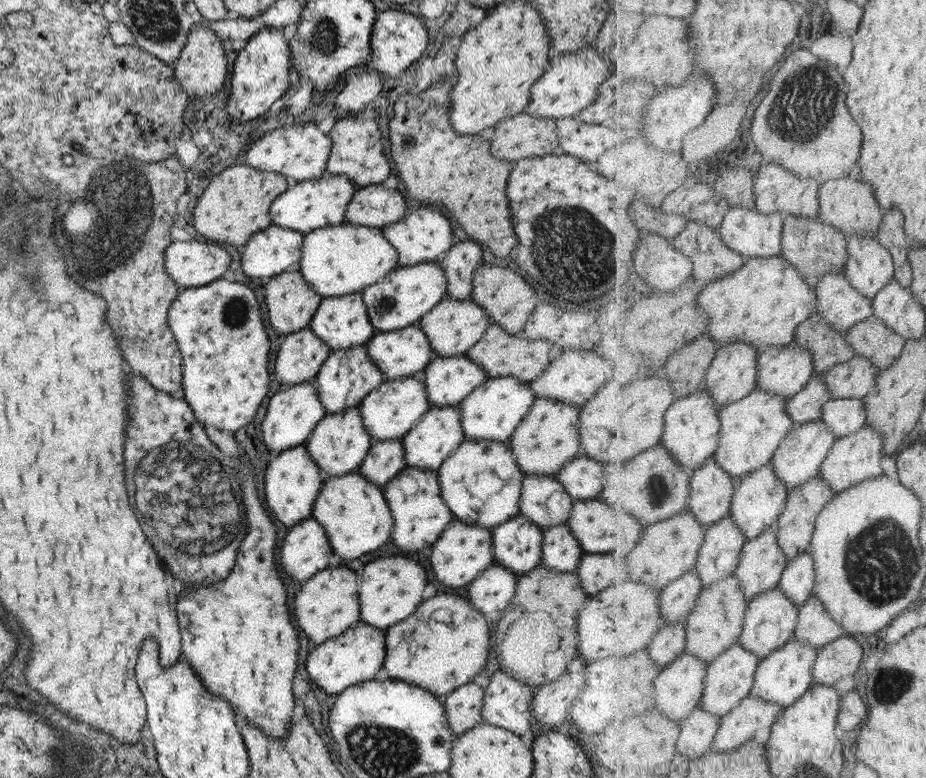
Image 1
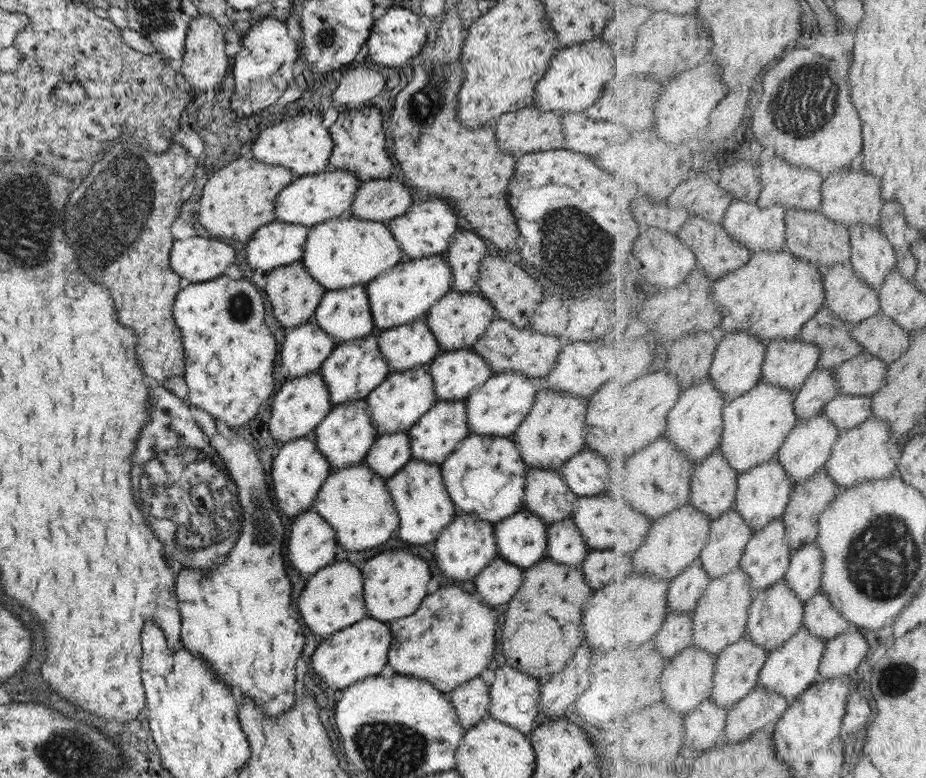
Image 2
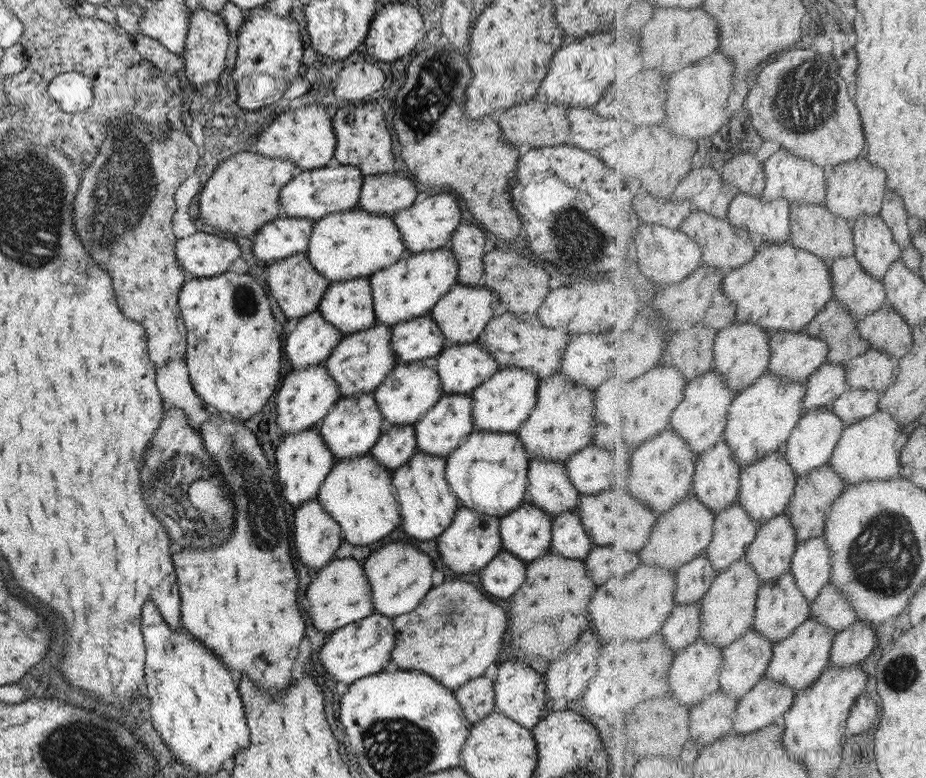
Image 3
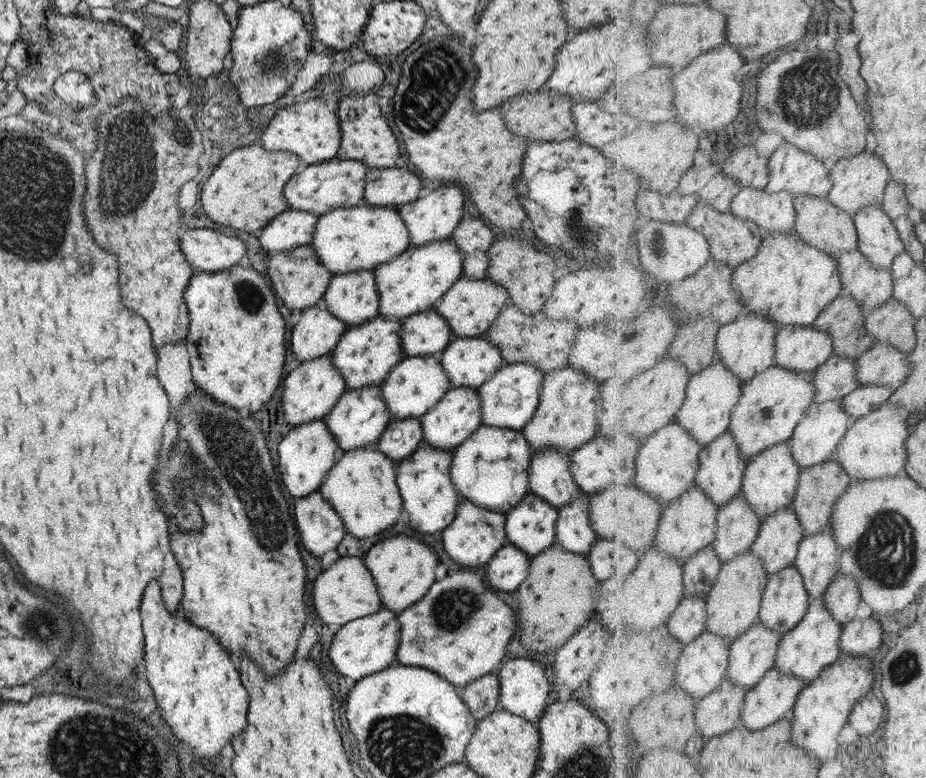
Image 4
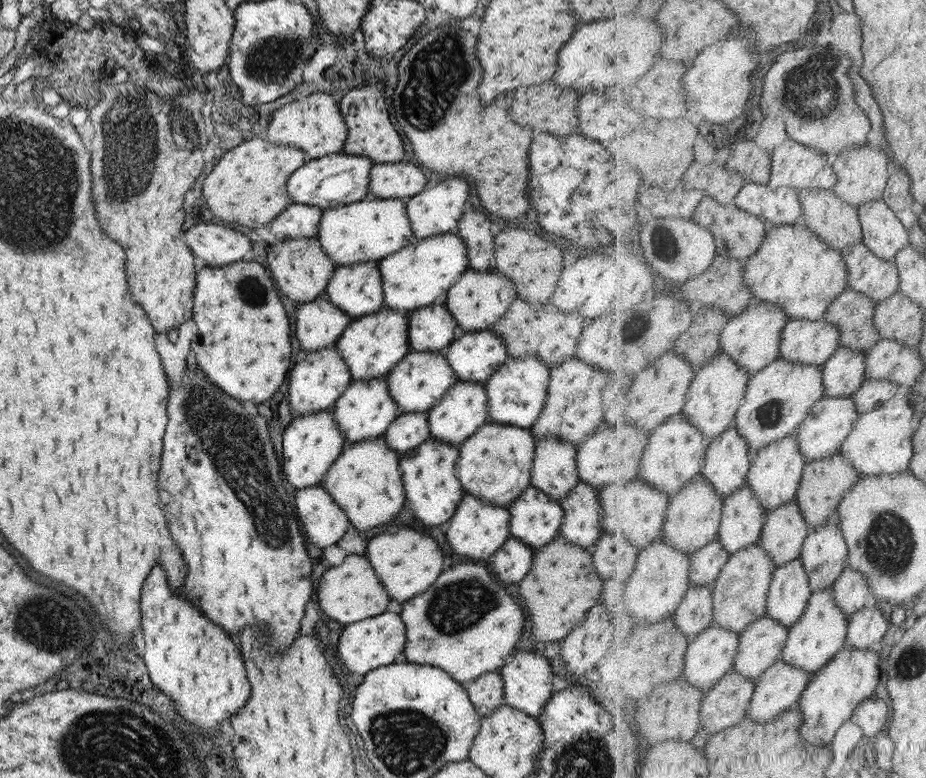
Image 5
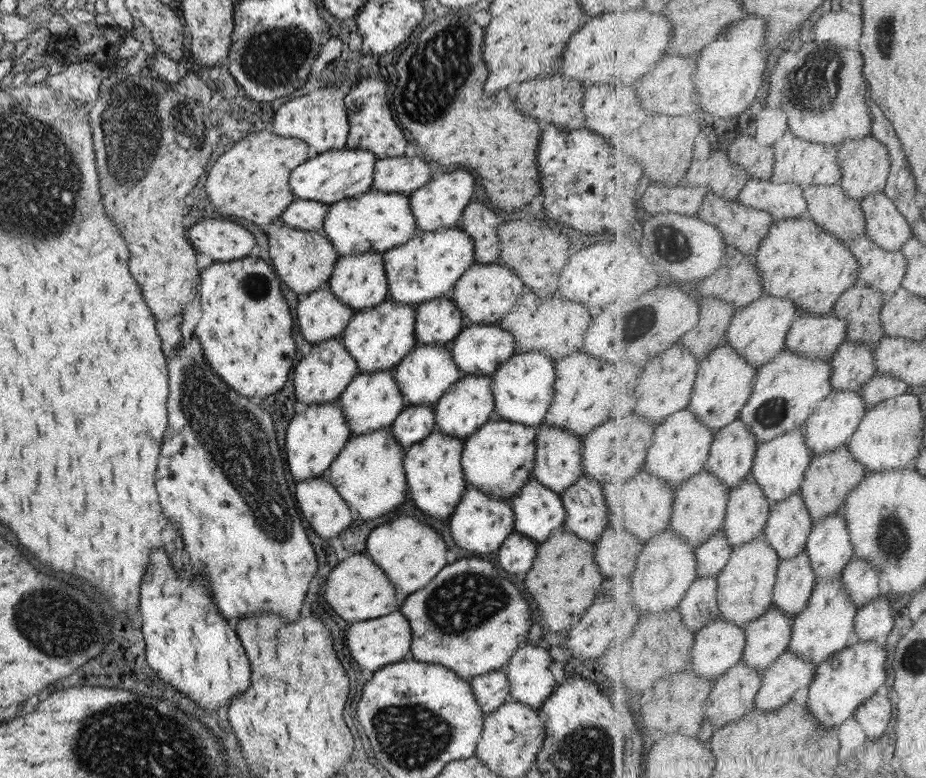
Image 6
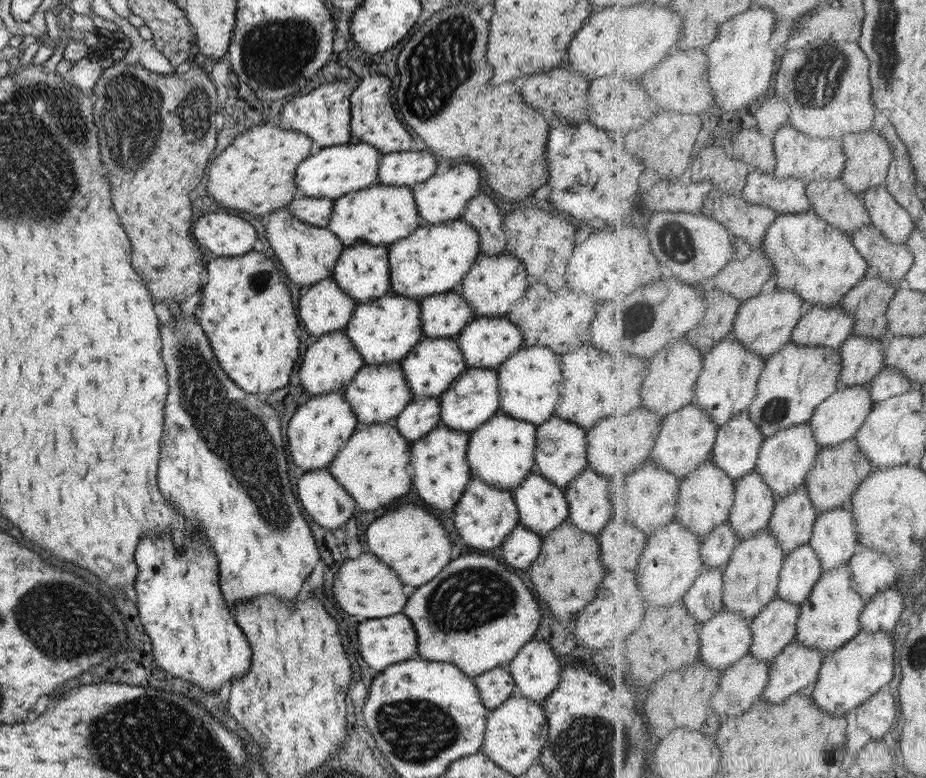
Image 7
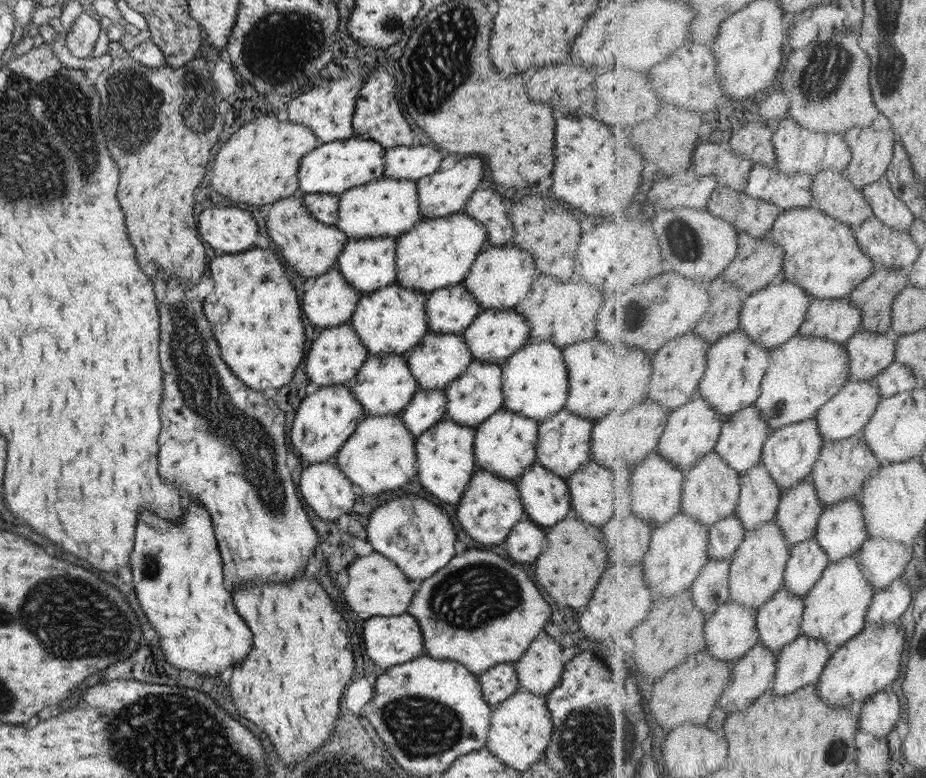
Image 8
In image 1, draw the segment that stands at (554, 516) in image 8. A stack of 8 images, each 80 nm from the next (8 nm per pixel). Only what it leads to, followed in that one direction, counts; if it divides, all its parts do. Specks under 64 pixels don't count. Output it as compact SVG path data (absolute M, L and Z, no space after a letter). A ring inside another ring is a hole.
M515 515L493 528L495 564L519 577L540 564L542 531L523 515Z

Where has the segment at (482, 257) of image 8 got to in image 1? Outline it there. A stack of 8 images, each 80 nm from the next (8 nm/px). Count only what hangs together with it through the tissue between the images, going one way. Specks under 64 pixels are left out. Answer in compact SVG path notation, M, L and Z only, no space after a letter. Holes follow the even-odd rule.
M445 296L420 318L417 325L427 337L433 357L449 358L464 355L476 344L489 325L489 315L481 305L469 298L455 300Z

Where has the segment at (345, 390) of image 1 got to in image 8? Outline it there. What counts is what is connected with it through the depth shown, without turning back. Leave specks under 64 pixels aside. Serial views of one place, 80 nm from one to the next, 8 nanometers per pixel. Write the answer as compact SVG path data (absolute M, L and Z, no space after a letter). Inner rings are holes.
M389 283L378 291L360 295L349 324L368 356L401 356L406 355L428 332L424 304L425 293L403 288L397 283Z

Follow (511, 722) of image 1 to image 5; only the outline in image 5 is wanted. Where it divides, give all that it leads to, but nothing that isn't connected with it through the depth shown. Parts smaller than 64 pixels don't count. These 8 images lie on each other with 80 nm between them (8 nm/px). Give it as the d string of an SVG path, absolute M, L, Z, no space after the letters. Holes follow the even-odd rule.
M515 650L497 671L502 678L504 704L522 710L527 716L537 718L545 701L552 696L552 674L547 658L536 651Z

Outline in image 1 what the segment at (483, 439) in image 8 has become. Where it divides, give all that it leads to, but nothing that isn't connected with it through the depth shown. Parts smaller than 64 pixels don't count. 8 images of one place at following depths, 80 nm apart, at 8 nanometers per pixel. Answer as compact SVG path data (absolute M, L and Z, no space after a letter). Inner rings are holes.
M463 440L439 465L436 473L441 500L451 511L453 518L459 519L462 523L493 530L498 524L509 520L519 512L518 501L522 489L522 478L525 474L517 466L514 454L504 441Z

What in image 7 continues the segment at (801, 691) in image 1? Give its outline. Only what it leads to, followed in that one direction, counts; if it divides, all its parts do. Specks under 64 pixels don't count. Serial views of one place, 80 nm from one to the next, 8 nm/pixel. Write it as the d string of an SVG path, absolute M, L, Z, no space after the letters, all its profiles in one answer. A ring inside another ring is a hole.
M849 564L823 572L812 594L801 605L797 641L821 652L839 650L862 631L860 618L868 603L854 581Z

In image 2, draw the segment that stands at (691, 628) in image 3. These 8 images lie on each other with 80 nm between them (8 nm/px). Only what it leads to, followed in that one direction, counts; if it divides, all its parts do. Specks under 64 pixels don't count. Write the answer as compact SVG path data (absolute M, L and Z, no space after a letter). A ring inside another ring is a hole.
M671 612L654 638L657 648L671 660L694 644L694 612Z

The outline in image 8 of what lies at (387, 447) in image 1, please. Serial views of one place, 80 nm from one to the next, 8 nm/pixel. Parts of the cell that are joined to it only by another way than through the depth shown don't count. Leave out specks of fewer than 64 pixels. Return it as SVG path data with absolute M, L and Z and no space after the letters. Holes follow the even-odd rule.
M417 390L409 404L399 413L404 427L414 438L443 418L446 409L445 390Z

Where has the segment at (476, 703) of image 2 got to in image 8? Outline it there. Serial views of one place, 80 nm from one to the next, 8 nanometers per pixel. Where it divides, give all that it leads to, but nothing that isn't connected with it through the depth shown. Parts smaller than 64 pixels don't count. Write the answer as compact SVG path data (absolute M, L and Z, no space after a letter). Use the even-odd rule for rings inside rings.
M501 663L477 674L479 688L485 702L491 707L519 690L518 678L512 663Z

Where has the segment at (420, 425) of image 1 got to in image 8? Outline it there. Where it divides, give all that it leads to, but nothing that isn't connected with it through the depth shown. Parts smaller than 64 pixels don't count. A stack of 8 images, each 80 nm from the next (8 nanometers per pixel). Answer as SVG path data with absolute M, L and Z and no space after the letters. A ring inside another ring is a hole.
M472 359L468 368L445 388L446 409L443 419L447 418L454 423L475 428L496 410L503 408L501 385L500 365Z

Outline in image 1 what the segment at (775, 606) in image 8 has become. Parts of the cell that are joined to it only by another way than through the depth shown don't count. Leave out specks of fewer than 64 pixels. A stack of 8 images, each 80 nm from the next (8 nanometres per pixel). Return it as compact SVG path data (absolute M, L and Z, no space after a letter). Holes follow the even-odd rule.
M737 641L731 648L728 648L727 651L709 663L705 695L699 703L699 707L703 707L703 710L707 710L707 712L711 712L719 718L723 718L729 712L732 712L745 698L749 697L761 661L757 653L746 649L743 644Z

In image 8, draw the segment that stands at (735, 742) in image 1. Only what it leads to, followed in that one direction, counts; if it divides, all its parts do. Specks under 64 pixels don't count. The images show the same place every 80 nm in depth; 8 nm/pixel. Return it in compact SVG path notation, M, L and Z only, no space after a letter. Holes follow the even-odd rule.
M803 634L784 646L778 655L771 691L777 696L787 696L819 681L832 657L827 643Z

